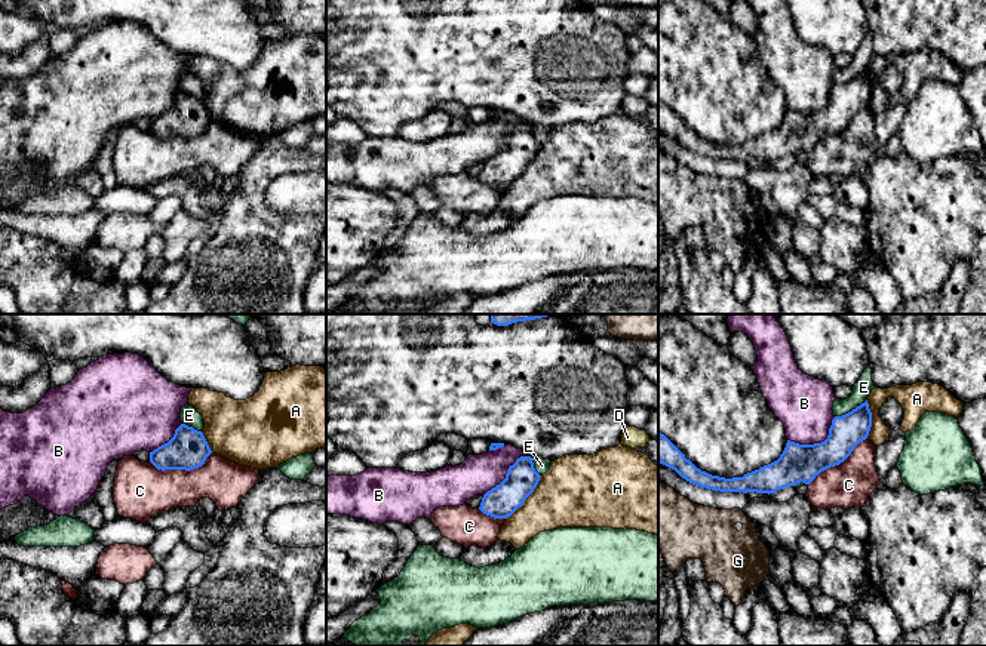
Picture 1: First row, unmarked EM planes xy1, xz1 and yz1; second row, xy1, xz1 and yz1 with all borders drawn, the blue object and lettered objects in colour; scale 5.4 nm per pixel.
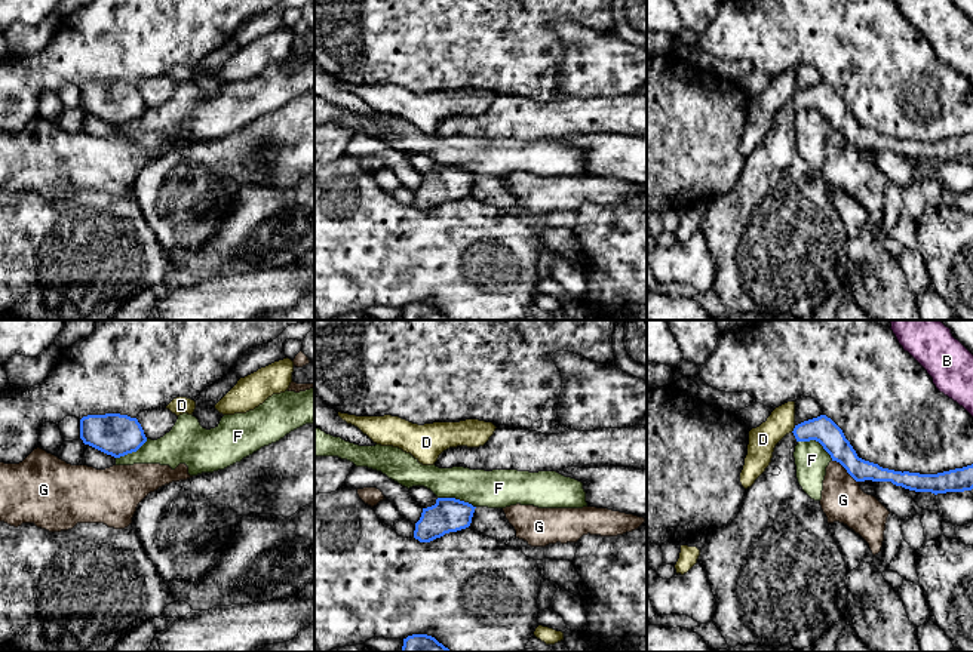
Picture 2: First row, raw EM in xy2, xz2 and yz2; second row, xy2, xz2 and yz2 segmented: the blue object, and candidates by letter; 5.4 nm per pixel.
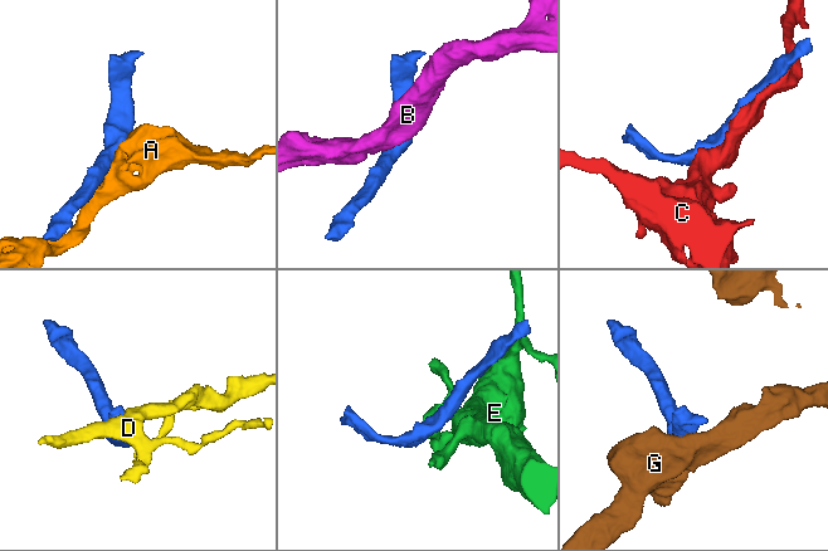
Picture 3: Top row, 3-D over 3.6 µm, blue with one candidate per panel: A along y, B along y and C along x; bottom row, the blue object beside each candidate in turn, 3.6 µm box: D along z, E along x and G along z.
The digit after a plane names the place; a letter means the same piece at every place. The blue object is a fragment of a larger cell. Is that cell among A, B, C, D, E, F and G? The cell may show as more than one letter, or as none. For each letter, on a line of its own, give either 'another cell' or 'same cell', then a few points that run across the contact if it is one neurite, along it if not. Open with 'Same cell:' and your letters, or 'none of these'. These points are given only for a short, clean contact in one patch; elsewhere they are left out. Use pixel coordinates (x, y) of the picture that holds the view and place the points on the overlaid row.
Same cell: none of these
A: another cell
B: another cell; line yz1 (835, 417), (829, 434), (823, 440), (813, 443), (788, 440)
C: another cell
D: another cell; line yz2 (795, 426), (791, 431)
E: another cell
F: another cell; line yz2 (798, 440), (816, 440), (832, 460)
G: another cell; line yz2 (832, 460), (858, 482)

